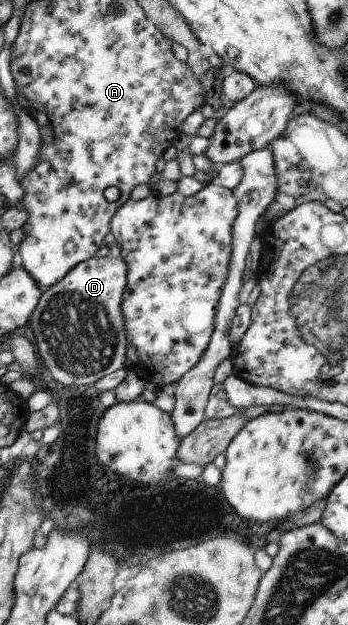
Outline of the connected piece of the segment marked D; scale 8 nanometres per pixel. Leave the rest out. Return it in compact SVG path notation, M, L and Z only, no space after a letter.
M96 255L74 266L61 281L42 291L41 300L28 322L37 340L40 360L48 379L55 379L65 386L93 385L108 374L125 369L126 339L123 300L128 286L129 266L125 260L110 256L98 258Z

